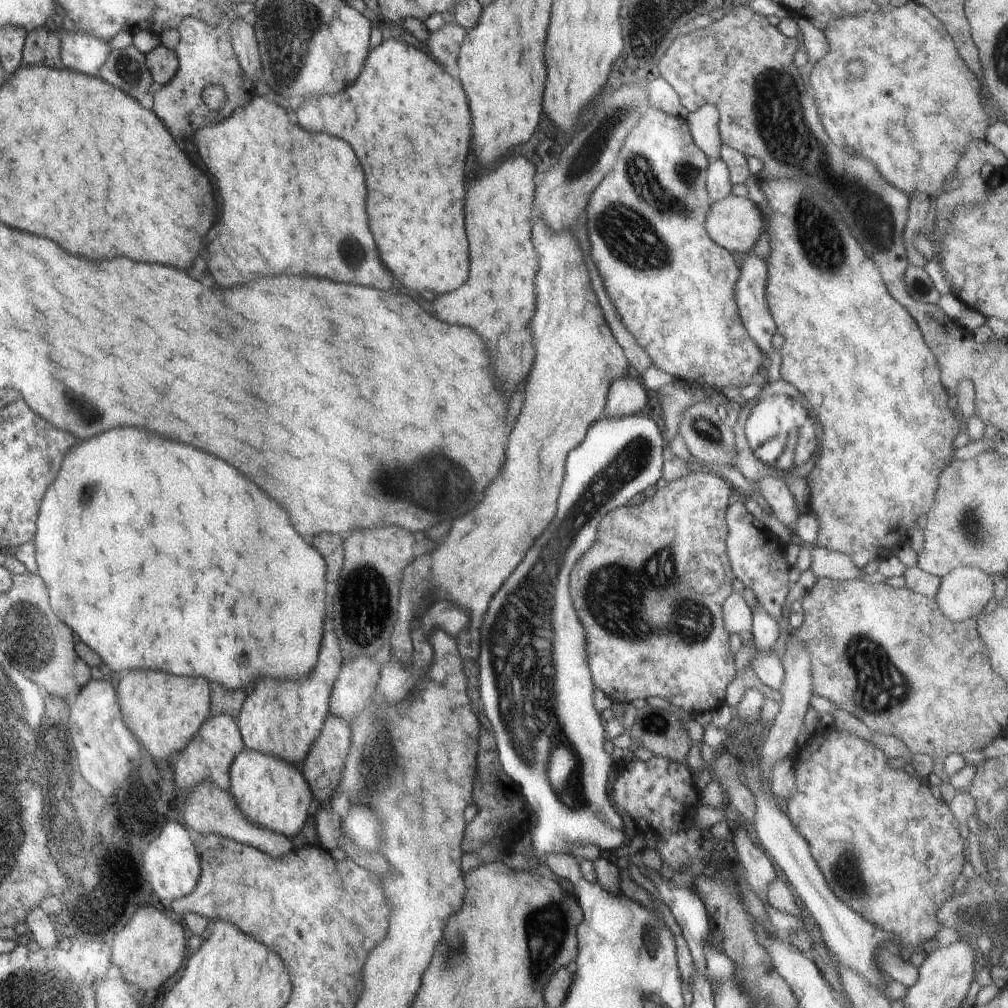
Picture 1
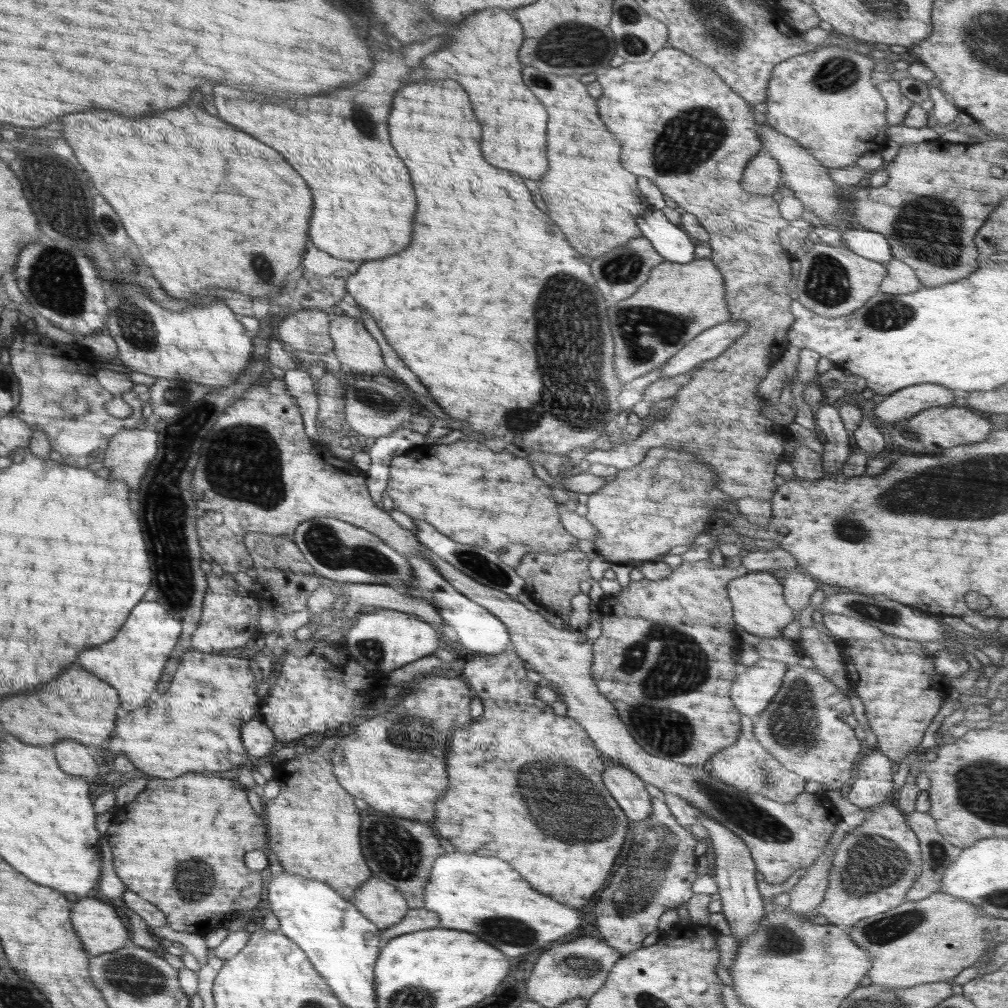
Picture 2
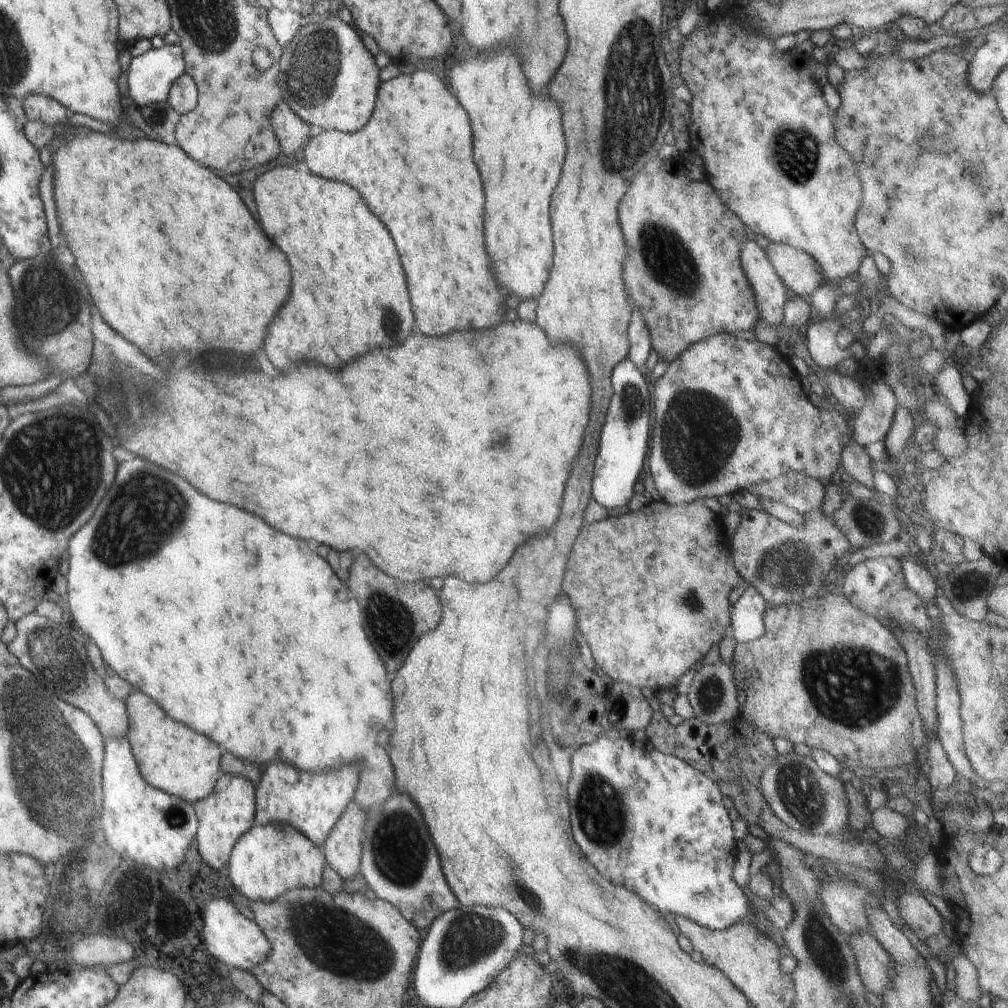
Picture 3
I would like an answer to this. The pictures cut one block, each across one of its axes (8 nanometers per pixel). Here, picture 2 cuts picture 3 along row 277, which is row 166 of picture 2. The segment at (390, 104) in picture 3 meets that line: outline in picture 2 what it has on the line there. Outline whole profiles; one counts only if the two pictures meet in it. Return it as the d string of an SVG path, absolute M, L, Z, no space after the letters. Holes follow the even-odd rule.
M420 80L420 82L406 84L404 88L398 90L398 94L394 96L394 104L392 104L390 118L388 118L388 130L390 130L390 140L392 140L392 146L394 146L396 154L402 158L402 162L404 162L406 168L410 170L412 186L414 186L416 200L418 200L418 208L416 208L416 214L414 214L414 226L412 226L412 240L410 240L410 246L408 246L406 250L402 250L400 254L386 256L386 258L380 258L380 260L366 260L363 262L357 269L357 272L345 281L346 292L351 302L358 304L360 308L364 308L374 321L378 323L378 327L380 327L380 330L384 333L388 344L398 352L398 356L404 360L404 364L406 364L406 366L418 376L418 380L428 388L428 392L434 396L436 404L444 406L444 412L446 412L448 416L458 418L458 420L466 420L466 422L470 422L470 424L474 424L474 426L480 426L480 432L482 432L482 434L488 434L488 436L494 436L494 438L502 438L502 436L504 436L504 440L506 440L507 443L522 446L522 449L530 448L530 450L542 450L542 452L566 456L576 448L589 447L595 444L598 438L616 435L612 429L605 426L607 422L614 422L615 416L619 414L620 406L618 406L616 398L622 388L622 384L618 382L618 378L616 378L616 374L614 370L612 370L612 364L614 364L614 362L612 362L612 358L614 358L614 356L612 356L614 344L612 344L610 328L608 328L610 324L608 324L608 318L606 318L606 308L608 308L608 306L606 306L603 297L598 294L594 278L592 277L591 267L589 266L592 259L589 257L585 258L583 255L578 254L578 252L566 242L566 238L564 238L564 234L558 230L558 226L556 226L546 214L542 214L542 212L534 206L532 194L530 194L530 190L524 186L524 180L522 180L518 174L512 174L512 176L510 176L506 170L492 168L488 162L484 162L484 158L482 158L482 154L480 154L480 124L476 122L470 106L472 106L472 102L468 100L468 94L466 94L464 88L462 88L458 82L454 82L454 80ZM478 216L484 216L484 220L488 220L490 216L494 216L494 218L490 218L488 222L476 222ZM582 258L584 258L584 260L582 260ZM578 260L580 260L580 262L578 262ZM518 408L538 408L538 410L518 410ZM570 424L572 424L572 426L570 426ZM522 432L524 432L524 434L522 434Z

